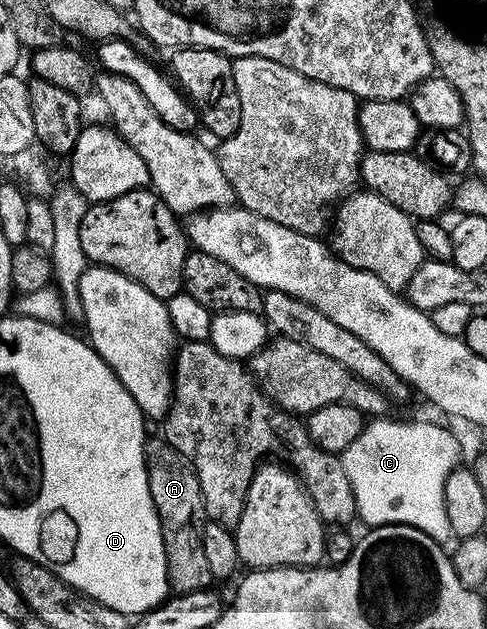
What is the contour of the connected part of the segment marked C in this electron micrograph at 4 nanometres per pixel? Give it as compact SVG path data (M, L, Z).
M374 417L363 426L360 437L348 445L340 456L344 473L352 481L352 493L358 506L357 518L370 527L389 523L412 525L437 543L445 544L451 538L448 513L444 513L444 481L463 462L462 447L446 427L438 423L397 423L391 417Z

